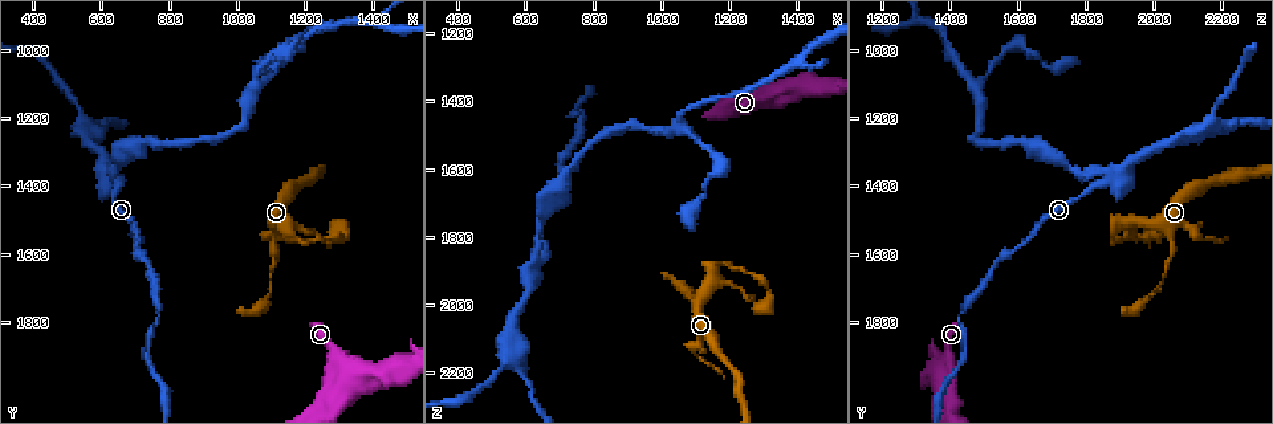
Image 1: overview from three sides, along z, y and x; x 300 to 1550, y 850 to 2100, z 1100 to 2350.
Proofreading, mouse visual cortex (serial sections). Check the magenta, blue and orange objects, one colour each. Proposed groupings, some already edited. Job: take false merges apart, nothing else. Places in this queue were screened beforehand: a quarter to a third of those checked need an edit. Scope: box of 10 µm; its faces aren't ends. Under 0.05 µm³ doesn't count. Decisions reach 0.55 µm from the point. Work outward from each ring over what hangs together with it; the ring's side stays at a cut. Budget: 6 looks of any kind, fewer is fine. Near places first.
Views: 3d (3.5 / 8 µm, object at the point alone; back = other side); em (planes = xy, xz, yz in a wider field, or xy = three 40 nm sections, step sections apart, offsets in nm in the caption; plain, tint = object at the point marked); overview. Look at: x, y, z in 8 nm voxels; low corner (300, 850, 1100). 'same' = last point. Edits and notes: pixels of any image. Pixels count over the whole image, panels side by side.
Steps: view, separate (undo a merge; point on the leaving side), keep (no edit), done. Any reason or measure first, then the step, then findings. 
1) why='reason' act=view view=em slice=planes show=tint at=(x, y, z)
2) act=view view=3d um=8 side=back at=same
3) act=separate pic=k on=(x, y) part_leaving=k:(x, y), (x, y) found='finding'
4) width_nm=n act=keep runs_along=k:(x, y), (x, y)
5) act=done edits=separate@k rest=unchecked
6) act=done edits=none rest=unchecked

why='sharp bend' act=view view=3d um=8 side=back at=(1180, 1560, 1880)

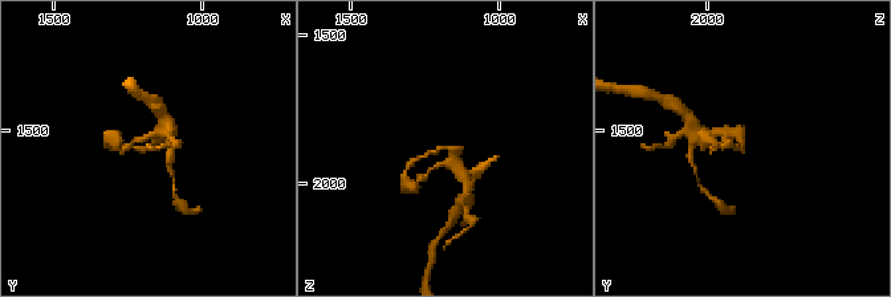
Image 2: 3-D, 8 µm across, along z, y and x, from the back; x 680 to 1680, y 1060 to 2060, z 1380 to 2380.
arm_widths_nm=150,300 why='now the EM' act=view view=em slice=planes show=tint at=same

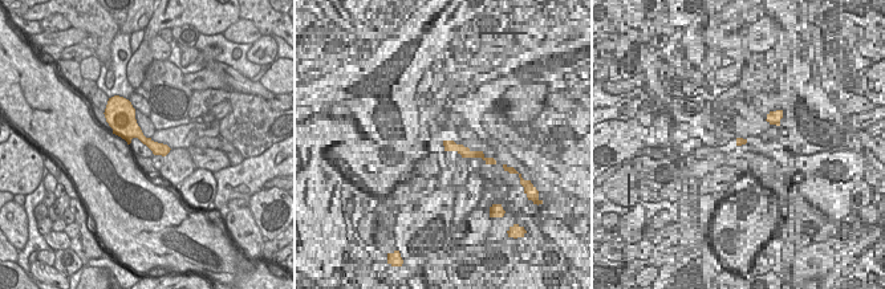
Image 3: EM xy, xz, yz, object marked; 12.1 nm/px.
act=separate pic=2 on=(736, 145) part_leaving=2:(443, 149), (411, 162), (405, 177) found='two cells meet here'

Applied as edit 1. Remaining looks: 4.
act=view view=overview

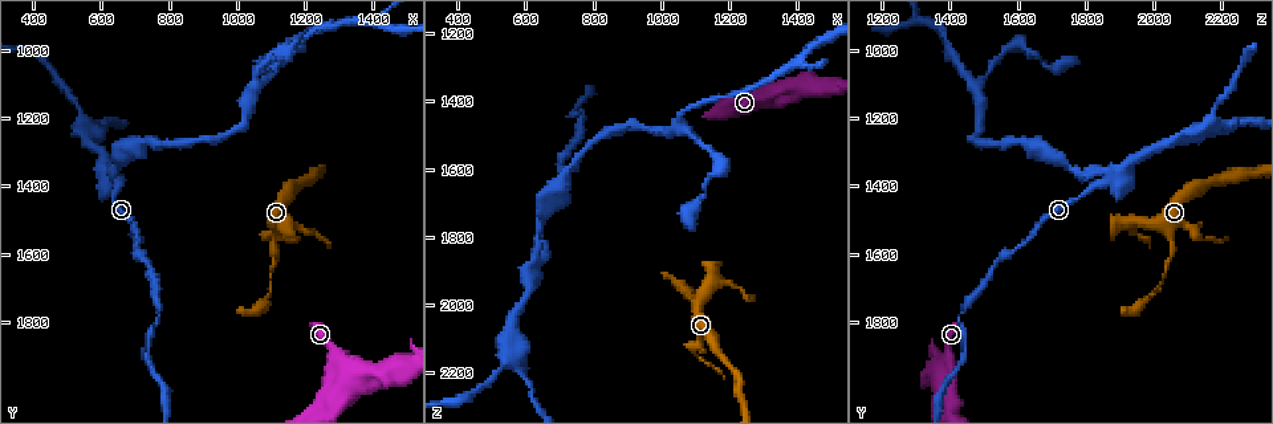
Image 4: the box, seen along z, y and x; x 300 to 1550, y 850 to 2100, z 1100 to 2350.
why='sharp bend' act=view view=3d um=8 at=(640, 1390, 1870)

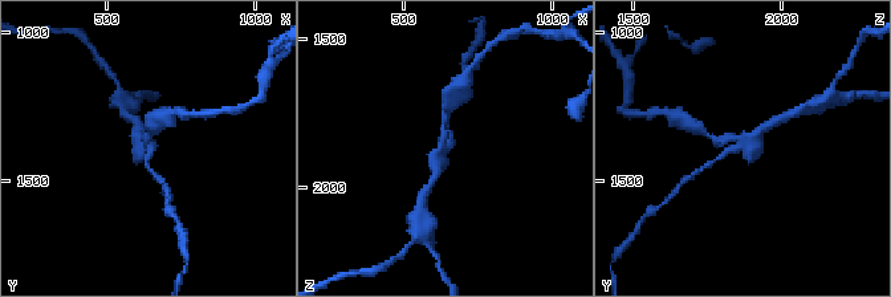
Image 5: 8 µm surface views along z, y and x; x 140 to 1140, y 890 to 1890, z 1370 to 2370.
why='zoom in' act=view view=3d um=3.5 at=same

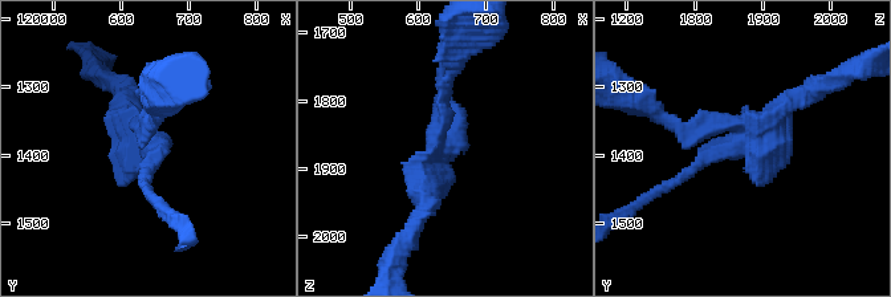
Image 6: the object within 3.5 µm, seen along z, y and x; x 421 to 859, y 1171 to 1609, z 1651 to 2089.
why='shape alone is not enough' act=view view=em slice=xy step=3 show=tint at=(640, 1380, 1865)

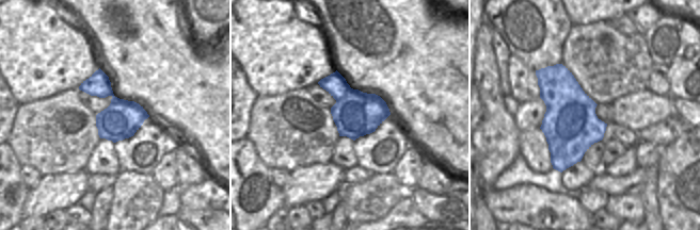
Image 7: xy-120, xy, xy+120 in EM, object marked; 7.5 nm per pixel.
act=separate pic=6 on=(777, 117) part_leaving=6:(740, 134), (679, 130), (631, 101) found='a second cell is stuck on'

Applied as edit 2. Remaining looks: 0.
act=done edits=separate@2,separate@6 rest=unchecked

